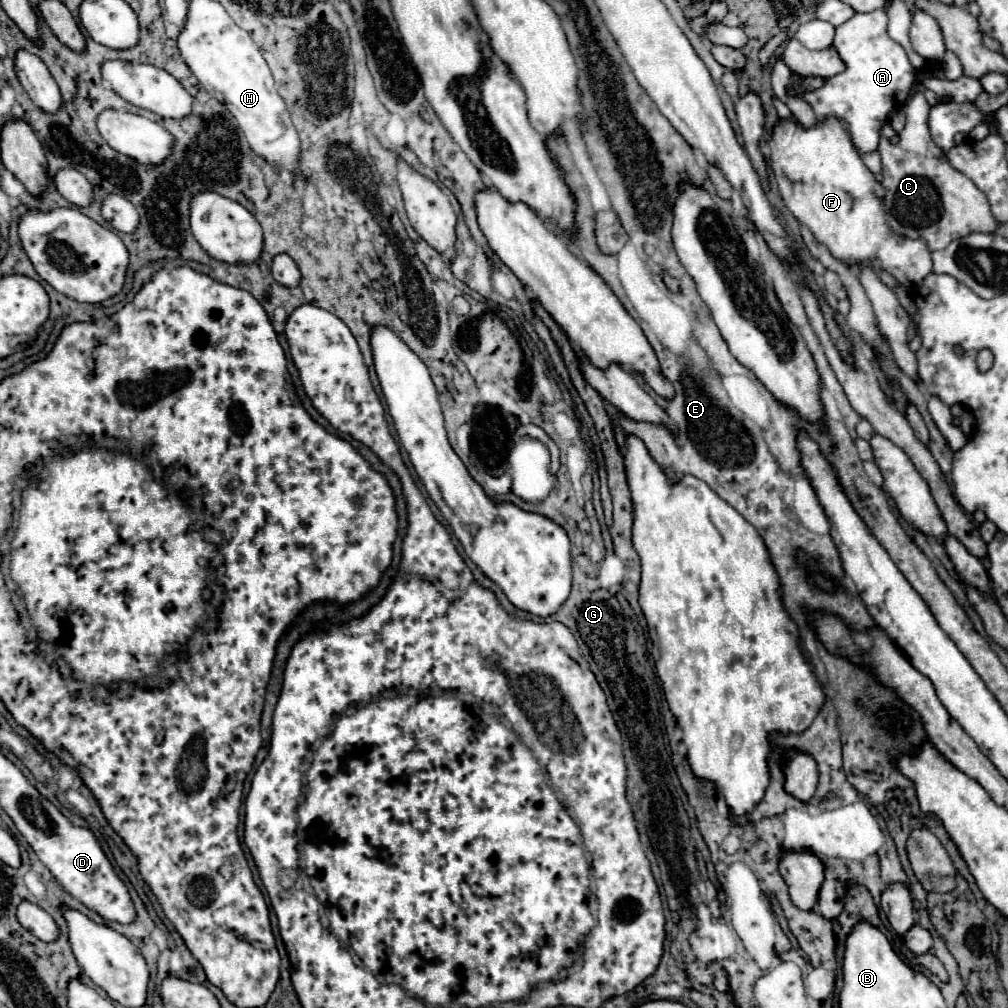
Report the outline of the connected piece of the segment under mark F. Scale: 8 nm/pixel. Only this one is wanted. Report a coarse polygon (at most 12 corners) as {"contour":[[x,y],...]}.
{"contour":[[780,118],[766,144],[784,204],[850,262],[904,286],[926,242],[888,228],[882,184],[842,118]]}

